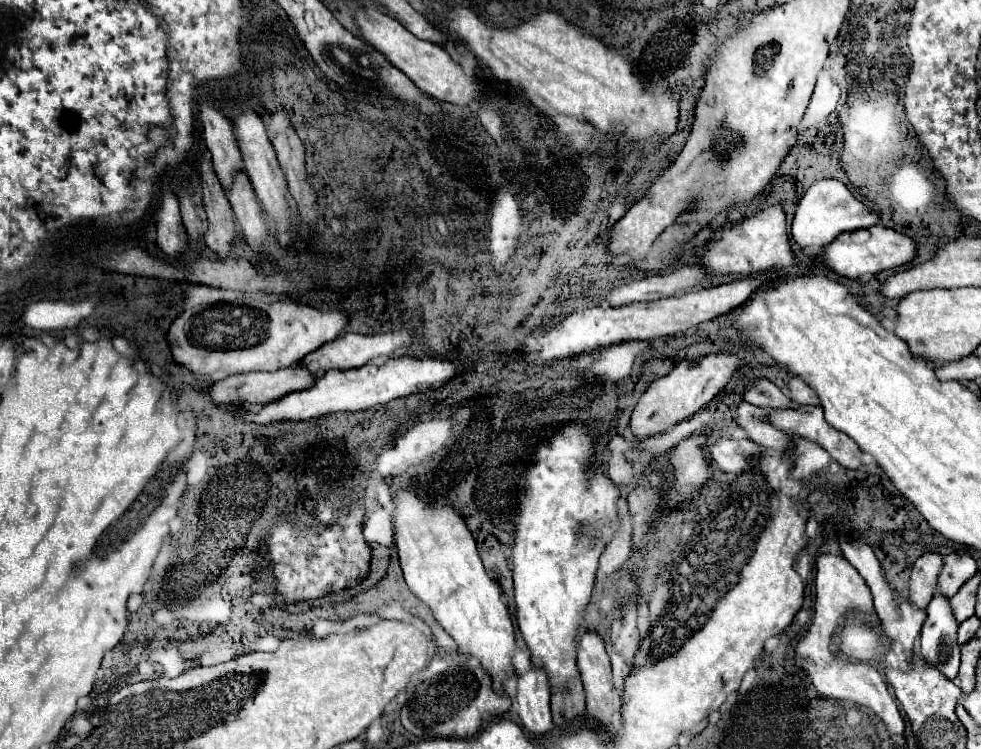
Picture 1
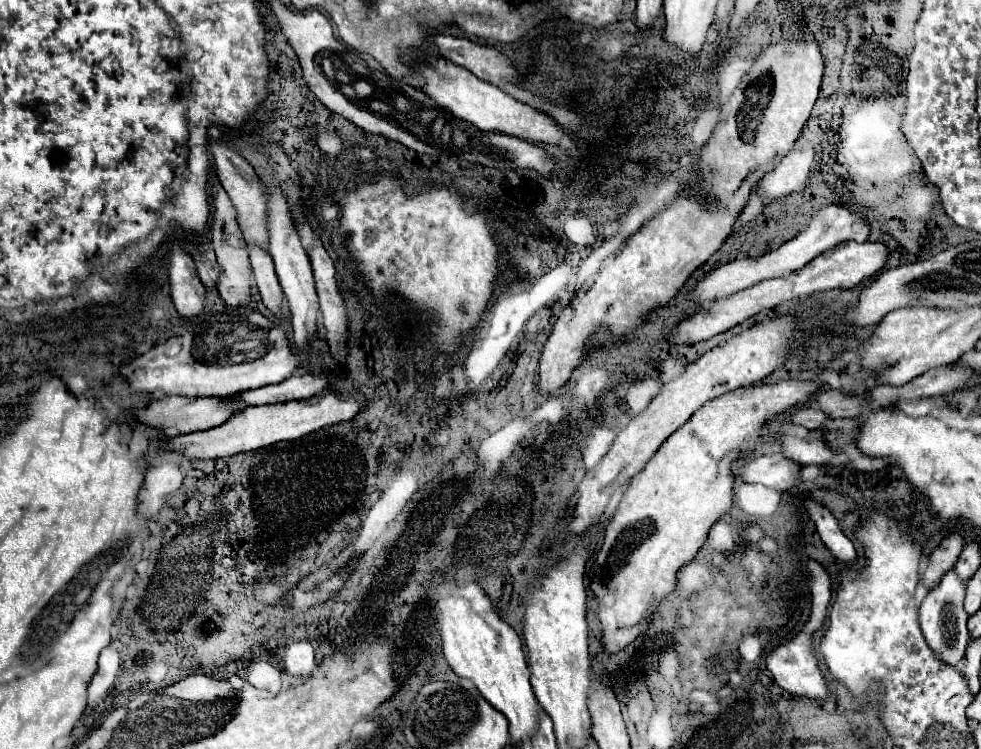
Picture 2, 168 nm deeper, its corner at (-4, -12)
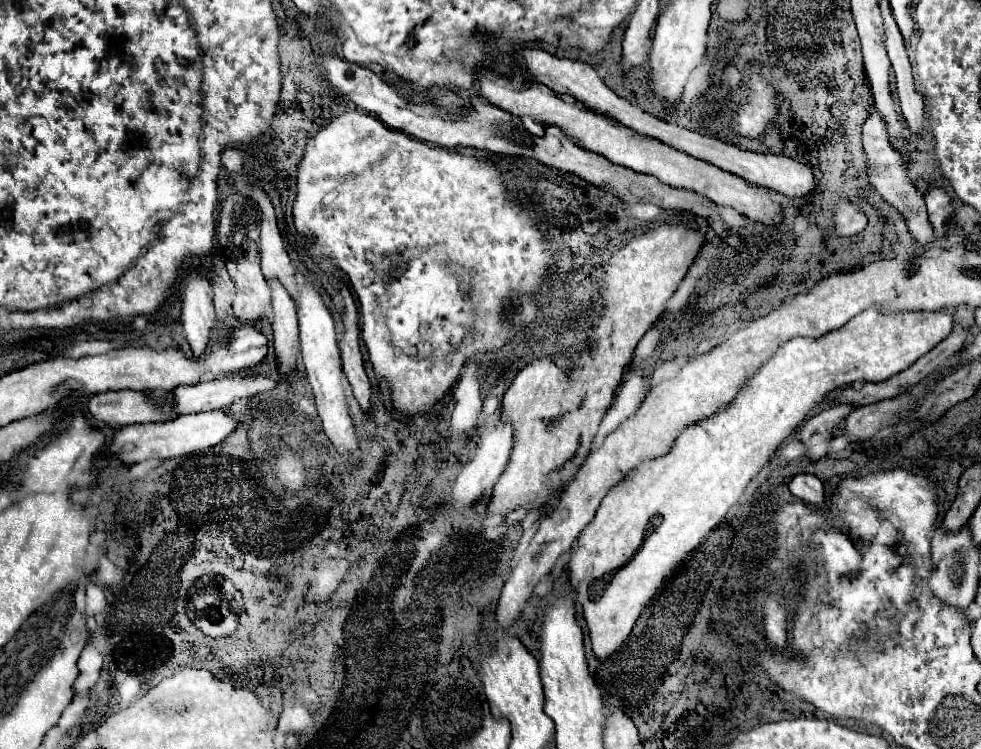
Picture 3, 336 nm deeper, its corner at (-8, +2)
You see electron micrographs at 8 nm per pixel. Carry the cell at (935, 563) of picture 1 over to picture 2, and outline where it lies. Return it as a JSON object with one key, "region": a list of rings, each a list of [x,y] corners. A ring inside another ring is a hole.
{"region":[[[951,533],[949,537],[945,537],[939,547],[931,553],[929,557],[929,565],[923,573],[923,581],[929,587],[933,587],[935,583],[939,583],[939,579],[955,567],[959,555],[961,555],[961,549],[963,549],[963,537],[959,533]]]}

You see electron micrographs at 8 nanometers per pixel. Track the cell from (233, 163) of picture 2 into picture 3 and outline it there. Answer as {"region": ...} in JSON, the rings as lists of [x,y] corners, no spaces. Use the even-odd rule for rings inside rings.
{"region":[[[253,189],[251,199],[261,209],[261,239],[259,239],[259,255],[261,255],[261,267],[265,279],[277,277],[289,295],[297,299],[297,279],[295,279],[295,267],[285,251],[283,237],[277,227],[277,217],[271,199],[263,189]]]}

